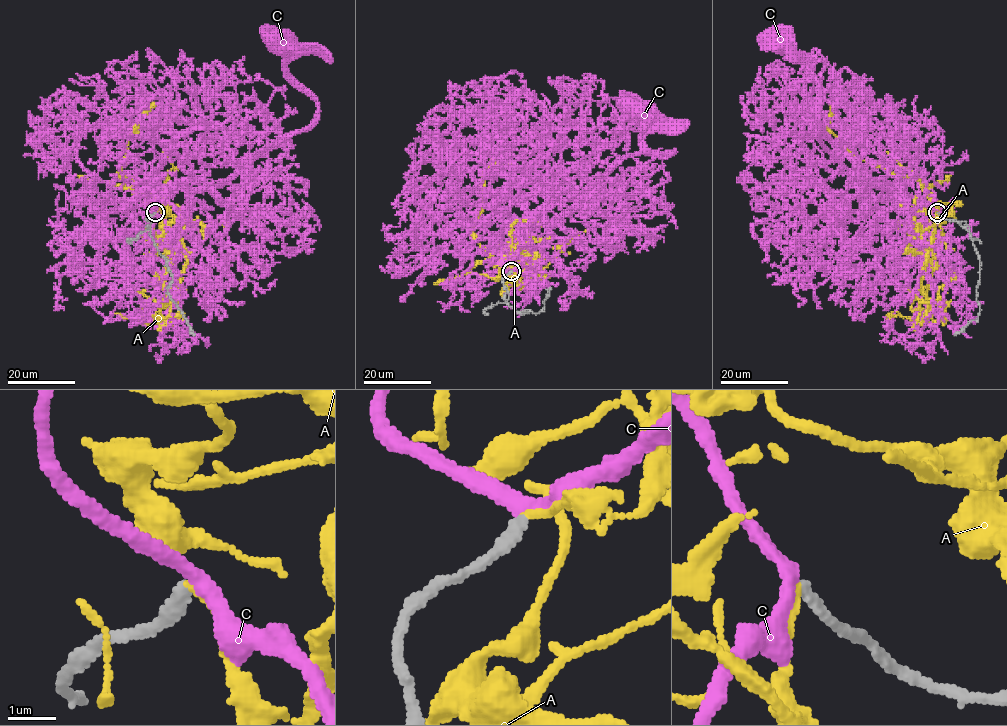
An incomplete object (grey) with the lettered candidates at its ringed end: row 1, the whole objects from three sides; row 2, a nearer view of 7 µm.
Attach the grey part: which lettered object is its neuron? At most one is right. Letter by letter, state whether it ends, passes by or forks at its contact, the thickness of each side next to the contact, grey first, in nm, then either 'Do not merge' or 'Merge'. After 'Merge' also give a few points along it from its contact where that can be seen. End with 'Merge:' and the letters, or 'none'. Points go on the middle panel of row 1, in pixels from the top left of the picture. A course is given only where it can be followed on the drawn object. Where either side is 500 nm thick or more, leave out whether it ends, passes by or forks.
A: It ends there. Thickness 240 nm (grey) against 130 nm. Do not merge
C: It passes by. Thickness 220 nm (grey) against 300 nm. Do not merge
Merge: none

